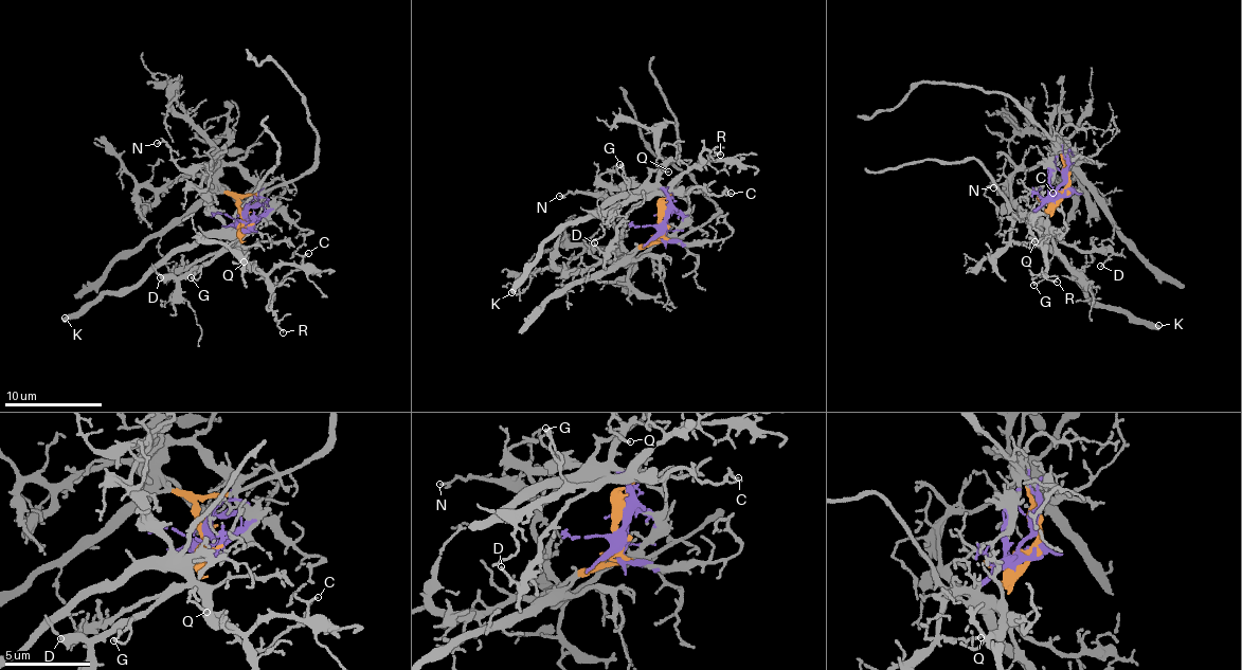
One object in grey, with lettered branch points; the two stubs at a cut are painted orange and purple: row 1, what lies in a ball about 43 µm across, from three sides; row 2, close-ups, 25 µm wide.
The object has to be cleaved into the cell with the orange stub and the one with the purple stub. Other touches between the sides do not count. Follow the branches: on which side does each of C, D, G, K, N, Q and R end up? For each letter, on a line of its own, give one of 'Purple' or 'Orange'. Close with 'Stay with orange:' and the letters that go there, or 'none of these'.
C: Purple
D: Purple
G: Purple
K: Purple
N: Orange
Q: Purple
R: Purple
Stay with orange: N

